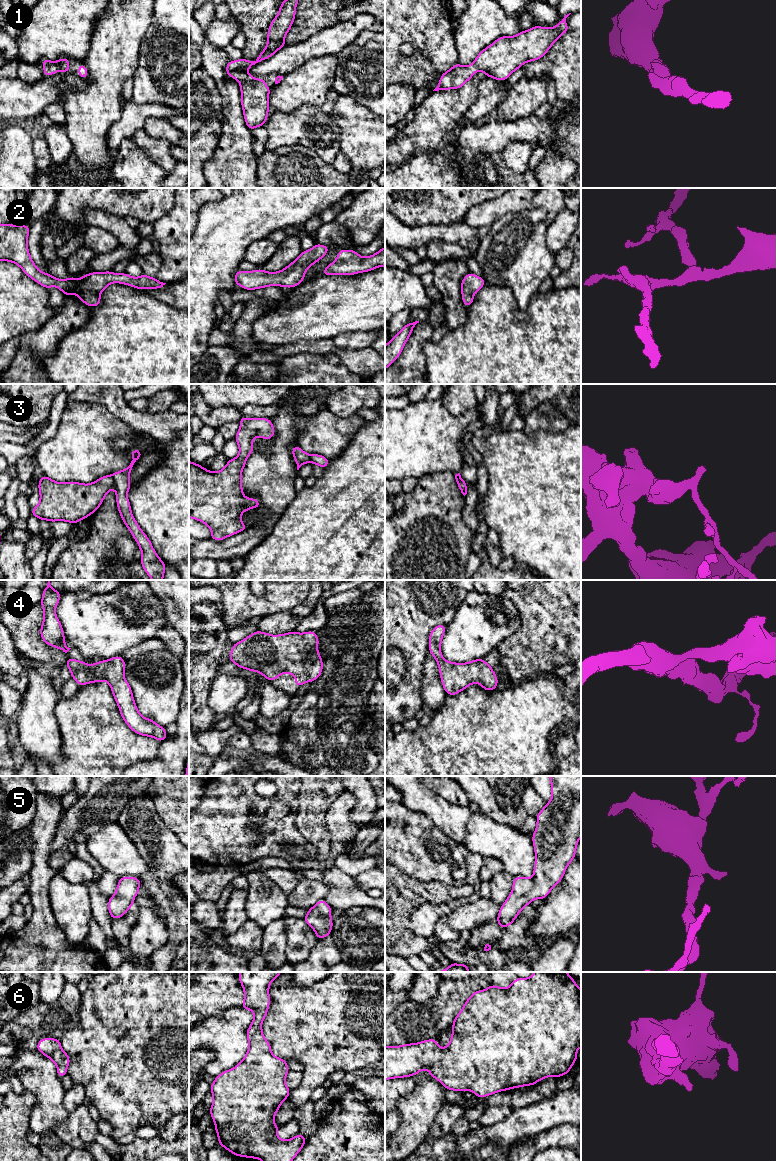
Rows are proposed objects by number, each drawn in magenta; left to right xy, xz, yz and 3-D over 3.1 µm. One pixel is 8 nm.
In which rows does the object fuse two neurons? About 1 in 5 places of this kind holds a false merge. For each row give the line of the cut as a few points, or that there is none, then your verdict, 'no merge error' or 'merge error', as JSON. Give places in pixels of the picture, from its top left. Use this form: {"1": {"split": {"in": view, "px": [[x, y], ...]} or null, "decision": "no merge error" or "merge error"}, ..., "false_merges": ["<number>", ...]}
{"1": {"split": null, "decision": "no merge error"}, "2": {"split": null, "decision": "no merge error"}, "3": {"split": {"in": "xy", "px": [[110, 475], [115, 486]]}, "decision": "merge error"}, "4": {"split": null, "decision": "no merge error"}, "5": {"split": null, "decision": "no merge error"}, "6": {"split": null, "decision": "no merge error"}, "false_merges": ["3"]}

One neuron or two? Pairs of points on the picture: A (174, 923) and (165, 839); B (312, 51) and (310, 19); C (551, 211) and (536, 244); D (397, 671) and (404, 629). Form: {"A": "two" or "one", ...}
{"A": "one", "B": "two", "C": "two", "D": "two"}

